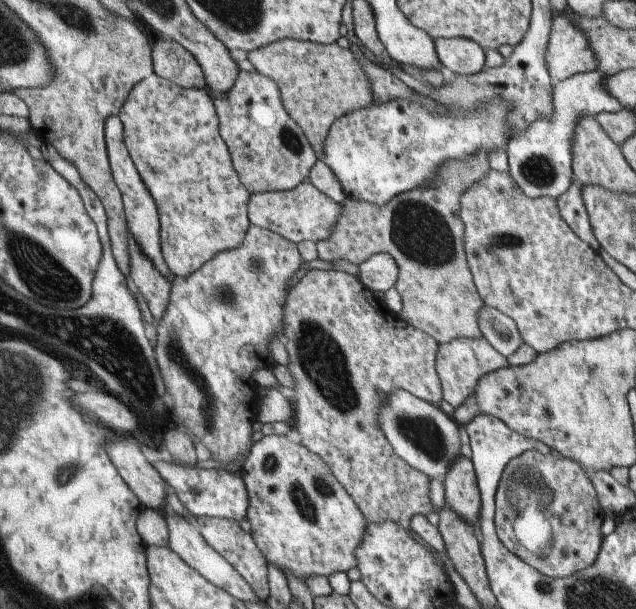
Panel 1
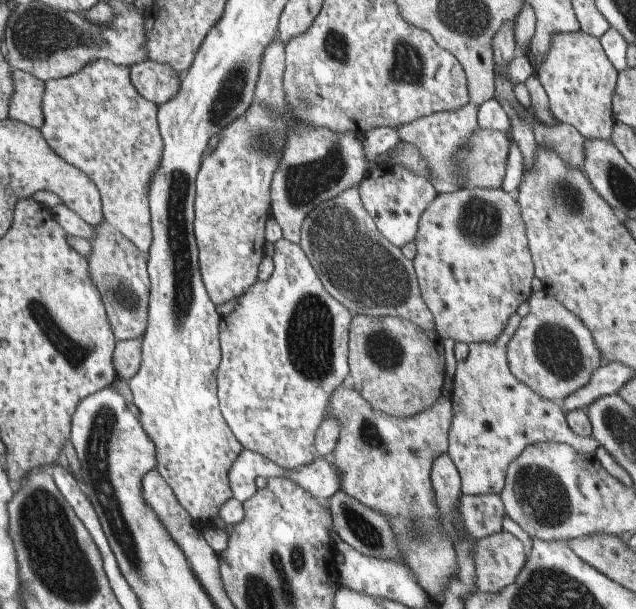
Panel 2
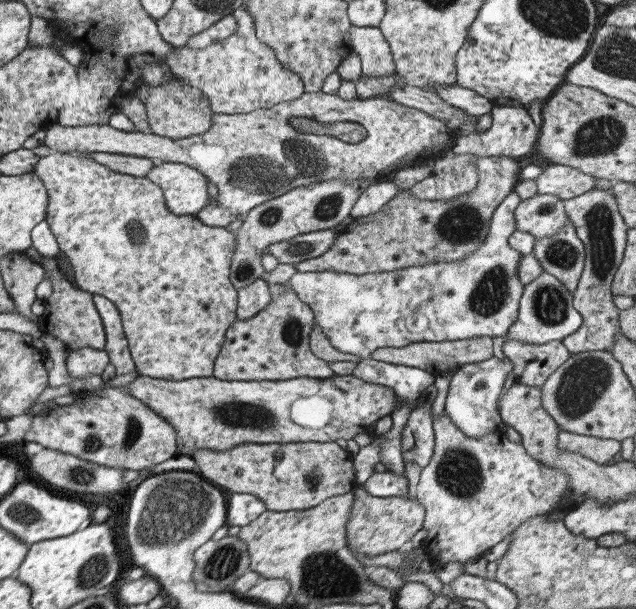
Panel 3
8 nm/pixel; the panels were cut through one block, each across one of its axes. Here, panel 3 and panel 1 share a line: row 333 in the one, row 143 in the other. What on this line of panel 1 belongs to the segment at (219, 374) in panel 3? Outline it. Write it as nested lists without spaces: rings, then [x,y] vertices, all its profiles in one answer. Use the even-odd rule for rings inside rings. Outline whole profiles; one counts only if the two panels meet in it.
[[[238,70],[235,82],[225,94],[225,98],[213,98],[211,104],[217,114],[217,130],[229,151],[233,170],[237,173],[241,186],[249,194],[293,190],[297,184],[308,180],[309,170],[318,158],[299,126],[285,112],[277,85],[271,78],[261,76],[255,71]]]

